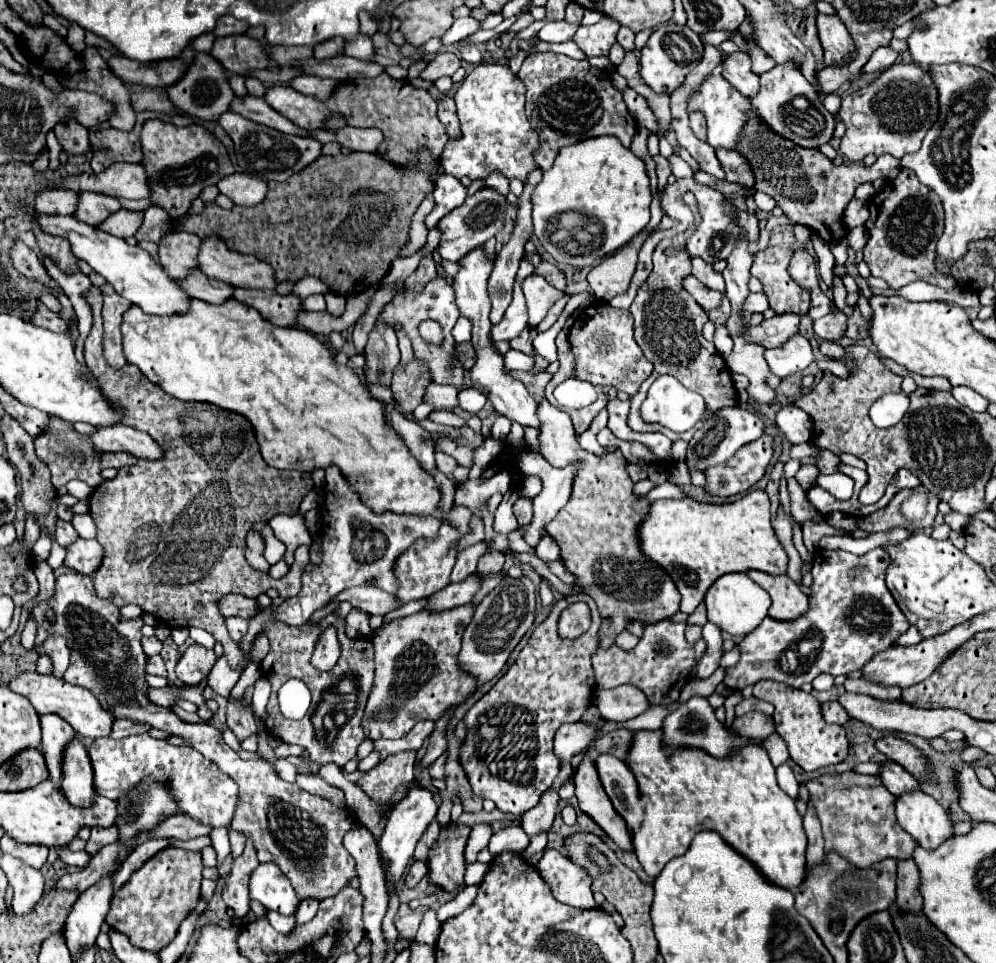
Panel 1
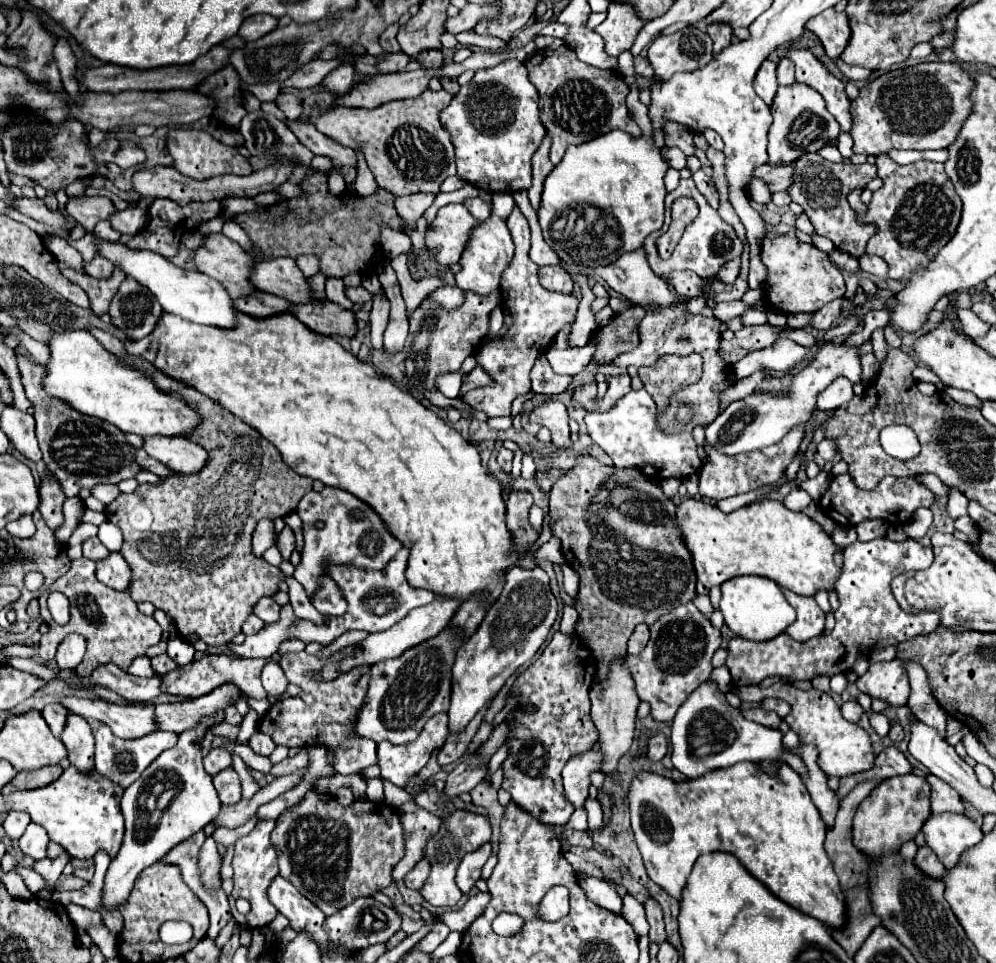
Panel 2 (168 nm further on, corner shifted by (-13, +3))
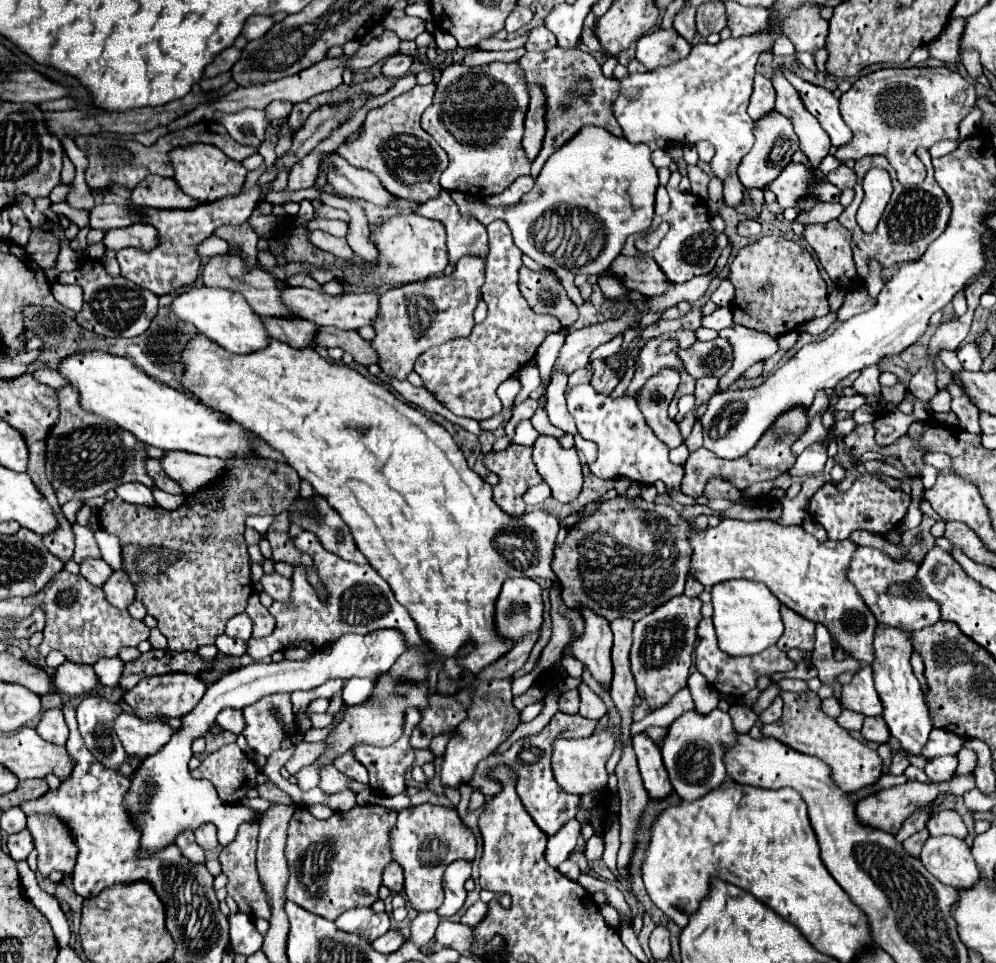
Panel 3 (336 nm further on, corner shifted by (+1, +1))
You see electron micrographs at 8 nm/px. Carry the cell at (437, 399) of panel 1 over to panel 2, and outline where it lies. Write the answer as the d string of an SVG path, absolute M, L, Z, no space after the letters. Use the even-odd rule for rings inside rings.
M518 206L514 208L514 212L508 218L508 230L512 234L516 252L514 252L514 258L506 266L506 270L502 274L502 280L500 280L500 294L502 294L502 308L504 308L504 324L502 324L500 332L496 332L496 334L494 332L488 332L482 338L480 348L474 354L476 365L481 366L492 377L494 383L490 386L476 388L476 390L466 393L463 398L463 401L473 407L474 410L482 410L488 416L510 416L512 400L516 396L526 394L530 390L530 378L528 378L528 374L530 374L536 358L542 356L540 350L548 350L550 348L550 344L554 342L556 334L564 326L568 326L568 324L574 322L576 310L578 310L578 300L574 296L566 296L566 294L558 294L558 292L548 292L546 288L540 286L540 282L538 282L538 266L528 256L528 250L530 250L530 226L528 226L528 220L522 216L522 212L520 212Z

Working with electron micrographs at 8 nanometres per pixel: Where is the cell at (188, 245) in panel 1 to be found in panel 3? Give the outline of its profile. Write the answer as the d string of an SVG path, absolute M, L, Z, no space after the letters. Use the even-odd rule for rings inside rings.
M218 254L218 256L212 256L208 260L208 264L204 264L204 268L202 268L202 280L204 280L206 286L218 286L218 288L226 288L226 290L242 294L246 298L246 302L250 304L250 308L254 308L254 312L258 316L280 316L280 314L282 316L294 316L278 300L278 286L270 278L270 274L266 274L260 268L248 268L246 262L240 256L236 256L236 254Z

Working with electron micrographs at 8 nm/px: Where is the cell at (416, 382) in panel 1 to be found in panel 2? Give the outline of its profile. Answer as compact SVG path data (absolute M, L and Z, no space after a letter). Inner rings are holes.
M464 292L464 296L464 306L456 310L440 310L436 302L422 302L414 312L408 314L410 332L404 350L398 354L388 354L384 348L372 350L372 364L416 398L422 398L424 390L436 390L436 376L444 372L456 372L462 366L462 362L486 336L490 312L500 304L500 294L488 294L488 298L480 298L478 294Z

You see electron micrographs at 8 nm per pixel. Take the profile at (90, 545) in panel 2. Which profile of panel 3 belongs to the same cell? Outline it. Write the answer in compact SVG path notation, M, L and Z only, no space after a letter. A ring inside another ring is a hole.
M86 558L80 564L80 574L86 576L86 580L90 580L94 586L102 586L102 582L106 580L106 576L110 576L112 568L102 560L102 558Z

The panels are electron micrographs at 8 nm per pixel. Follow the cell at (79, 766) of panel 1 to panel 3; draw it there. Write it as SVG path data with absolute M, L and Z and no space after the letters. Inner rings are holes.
M50 708L42 714L42 720L40 724L36 726L36 732L46 740L46 742L52 742L52 744L58 744L58 746L66 746L66 740L68 740L68 726L66 726L66 720L64 720L64 714L60 708Z

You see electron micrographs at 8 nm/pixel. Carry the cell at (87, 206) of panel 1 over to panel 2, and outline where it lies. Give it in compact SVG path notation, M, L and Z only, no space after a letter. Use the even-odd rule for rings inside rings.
M126 208L126 210L118 210L116 214L112 214L110 218L114 230L118 230L120 234L138 234L140 230L144 230L144 226L148 224L148 212L144 208Z

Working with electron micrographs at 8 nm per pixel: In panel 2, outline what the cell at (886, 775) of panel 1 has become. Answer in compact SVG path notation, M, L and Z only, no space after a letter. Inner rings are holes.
M928 776L928 782L932 786L932 814L942 814L942 812L954 812L954 814L964 814L964 802L956 790L952 790L944 780L936 776Z

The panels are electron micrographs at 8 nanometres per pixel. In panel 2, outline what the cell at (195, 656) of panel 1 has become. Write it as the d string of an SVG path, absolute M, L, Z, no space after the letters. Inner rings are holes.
M226 654L220 656L202 656L200 660L194 660L186 666L176 668L176 674L164 674L162 682L164 682L164 694L172 694L172 696L182 696L182 698L200 698L204 694L210 694L214 688L222 686L222 684L236 684L240 690L244 690L244 694L252 696L252 698L266 698L266 690L262 688L260 682L260 672L262 666L270 662L270 658L232 658Z

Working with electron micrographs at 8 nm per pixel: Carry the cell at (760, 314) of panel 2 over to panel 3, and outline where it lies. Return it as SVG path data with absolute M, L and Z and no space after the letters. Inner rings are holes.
M718 308L716 312L704 316L702 320L702 326L706 328L712 328L712 330L724 330L724 328L730 328L734 324L734 316L732 316L732 308Z

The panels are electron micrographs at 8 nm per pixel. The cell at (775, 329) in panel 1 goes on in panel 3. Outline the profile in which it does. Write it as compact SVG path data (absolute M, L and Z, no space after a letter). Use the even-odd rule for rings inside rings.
M714 338L710 342L696 342L688 350L680 350L678 356L682 358L686 370L694 378L702 376L722 376L732 368L734 350L728 340Z

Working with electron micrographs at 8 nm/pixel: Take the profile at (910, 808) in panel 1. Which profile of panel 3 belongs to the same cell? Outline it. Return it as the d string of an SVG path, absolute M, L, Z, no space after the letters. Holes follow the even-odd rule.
M928 836L920 860L932 876L952 888L968 888L980 878L970 848L956 836Z

